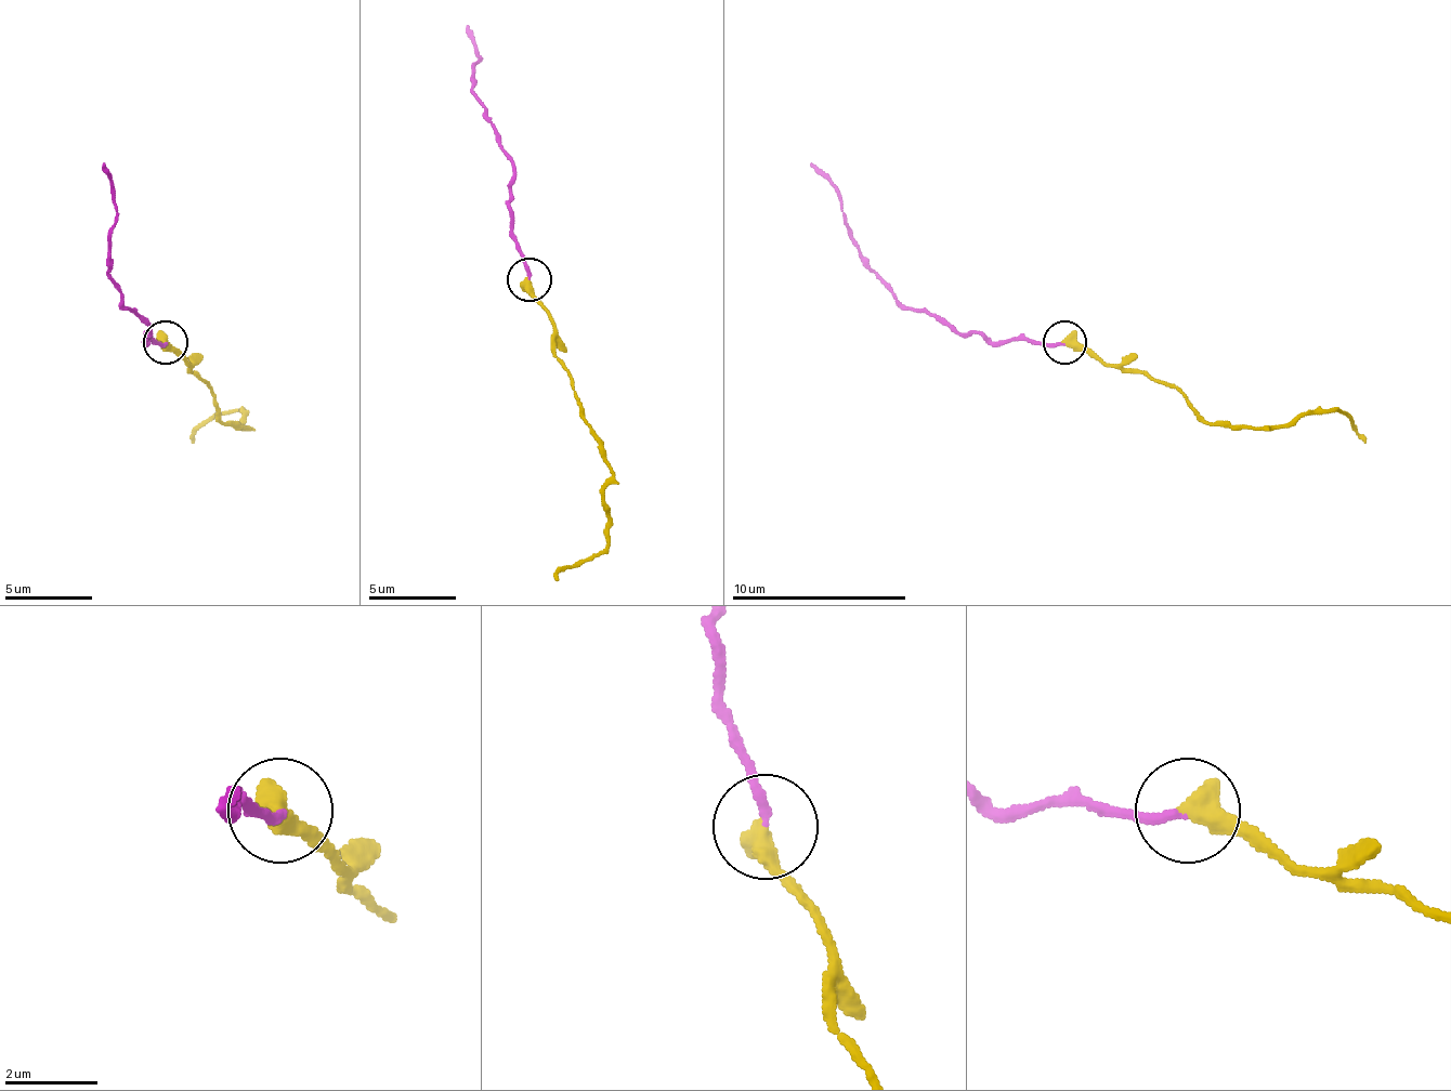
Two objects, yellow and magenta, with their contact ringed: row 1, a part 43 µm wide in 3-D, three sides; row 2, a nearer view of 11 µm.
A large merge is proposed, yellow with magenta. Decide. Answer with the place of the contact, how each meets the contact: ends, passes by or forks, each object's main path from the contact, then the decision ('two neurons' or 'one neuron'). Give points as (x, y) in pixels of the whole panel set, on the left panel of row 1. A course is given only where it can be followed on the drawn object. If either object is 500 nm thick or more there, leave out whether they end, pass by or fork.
at (165, 342); yellow runs (166, 341), (206, 384), (227, 424), (245, 429), (240, 411), (214, 416), (193, 442); magenta runs (166, 341), (148, 341), (148, 332), (109, 275), (109, 236), (118, 205), (105, 161); two neurons

